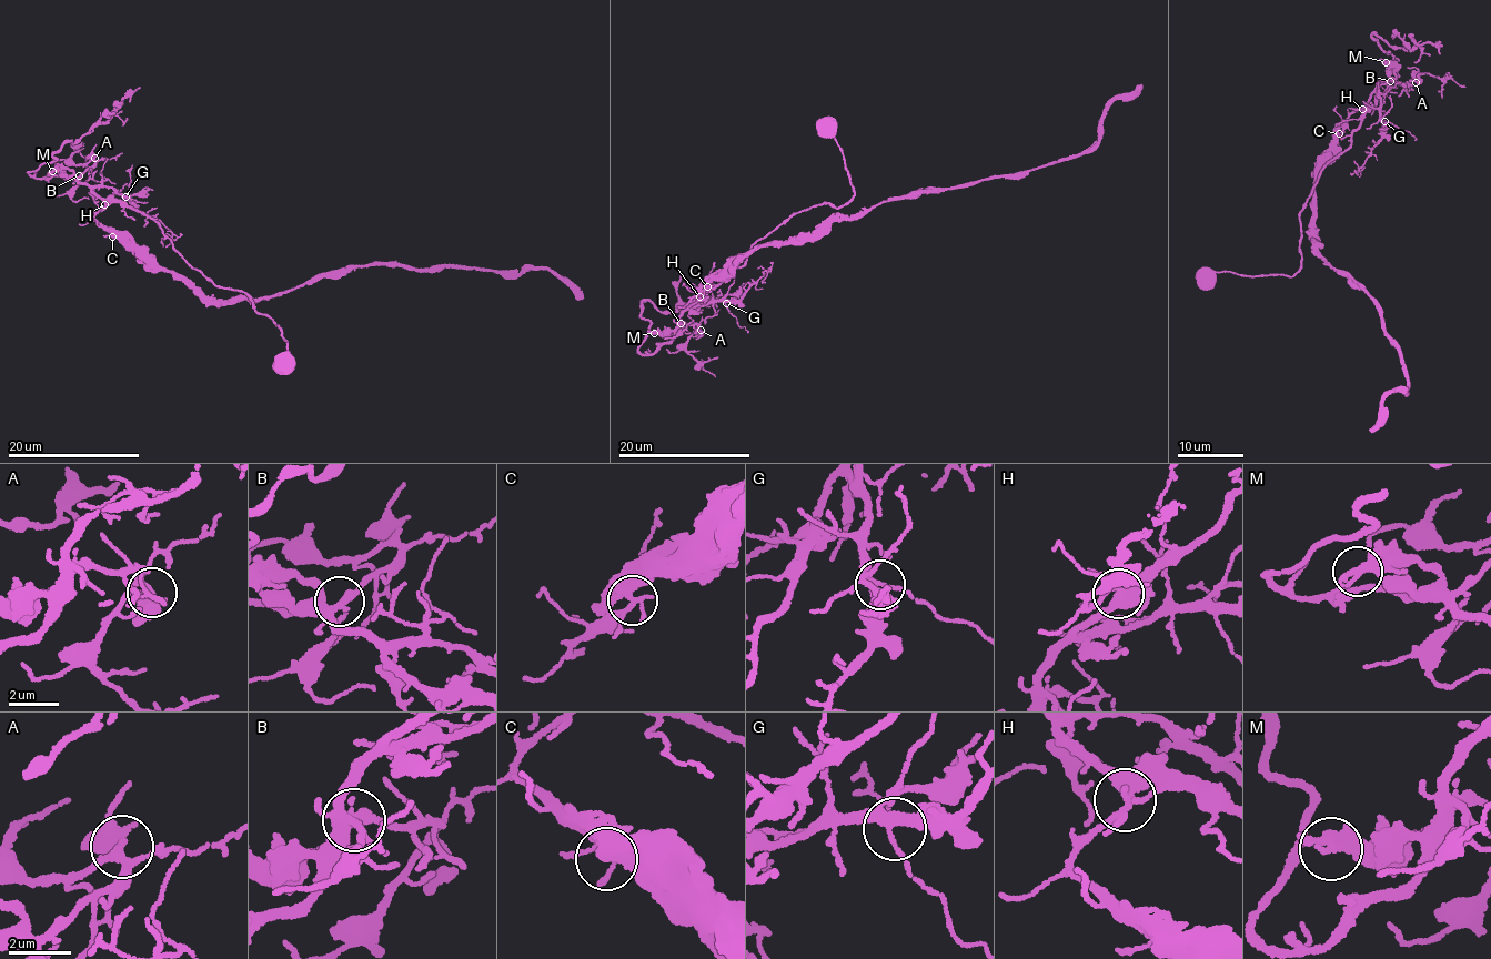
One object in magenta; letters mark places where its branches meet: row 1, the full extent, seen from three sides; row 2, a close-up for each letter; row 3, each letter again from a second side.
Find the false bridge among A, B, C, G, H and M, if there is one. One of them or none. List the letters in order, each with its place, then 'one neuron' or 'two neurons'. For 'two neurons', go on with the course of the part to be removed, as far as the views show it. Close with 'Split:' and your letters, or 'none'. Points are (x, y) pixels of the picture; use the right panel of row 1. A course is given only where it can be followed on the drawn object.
A: place (1416, 82); one neuron
B: place (1390, 81); one neuron
C: place (1339, 133); two neurons; course (1338, 134), (1317, 178), (1317, 250), (1376, 301), (1410, 383), (1406, 392), (1389, 391), (1370, 432)
G: place (1384, 121); one neuron
H: place (1362, 109); one neuron
M: place (1386, 62); one neuron
Split: C

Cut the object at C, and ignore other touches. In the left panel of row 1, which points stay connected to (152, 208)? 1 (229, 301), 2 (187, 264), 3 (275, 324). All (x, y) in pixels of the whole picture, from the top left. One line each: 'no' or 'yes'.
1: no
2: yes
3: yes

